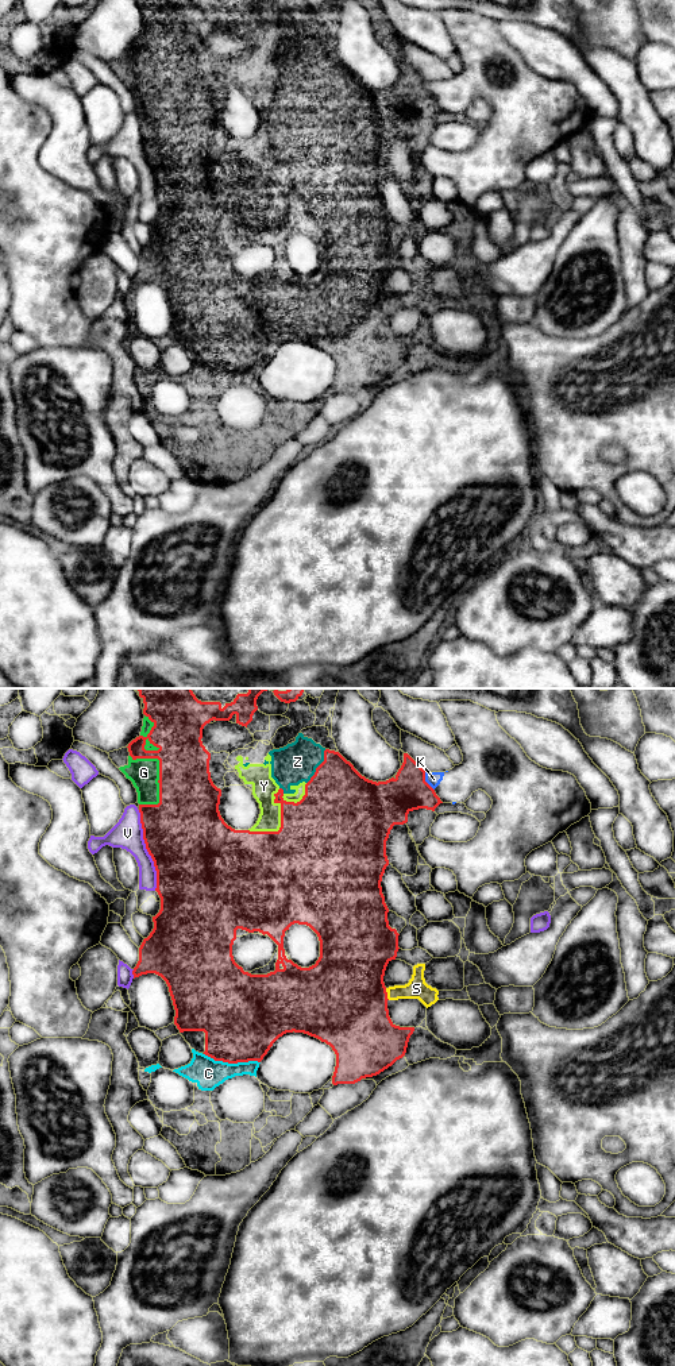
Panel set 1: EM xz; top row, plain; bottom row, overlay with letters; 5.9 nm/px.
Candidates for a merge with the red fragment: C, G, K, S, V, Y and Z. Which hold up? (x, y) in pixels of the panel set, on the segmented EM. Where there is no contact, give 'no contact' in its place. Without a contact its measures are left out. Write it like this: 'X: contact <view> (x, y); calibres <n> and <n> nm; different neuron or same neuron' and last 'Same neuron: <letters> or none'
C: contact xz (232, 1062); calibres 460 and 180 nm; same neuron
G: contact xz (159, 768); calibres 360 and 180 nm; same neuron
K: contact xz (425, 782); calibres 260 and 90 nm; different neuron
S: contact xz (386, 994); calibres 500 and 120 nm; same neuron
V: contact xz (147, 851); calibres 480 and 180 nm; different neuron
Y: contact xz (281, 822); calibres 500 and 140 nm; same neuron
Z: contact xz (317, 767); calibres 420 and 240 nm; same neuron
Same neuron: C, G, S, Y, Z

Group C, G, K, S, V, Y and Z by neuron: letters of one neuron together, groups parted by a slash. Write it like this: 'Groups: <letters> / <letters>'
Groups: C G S Y Z / K / V

